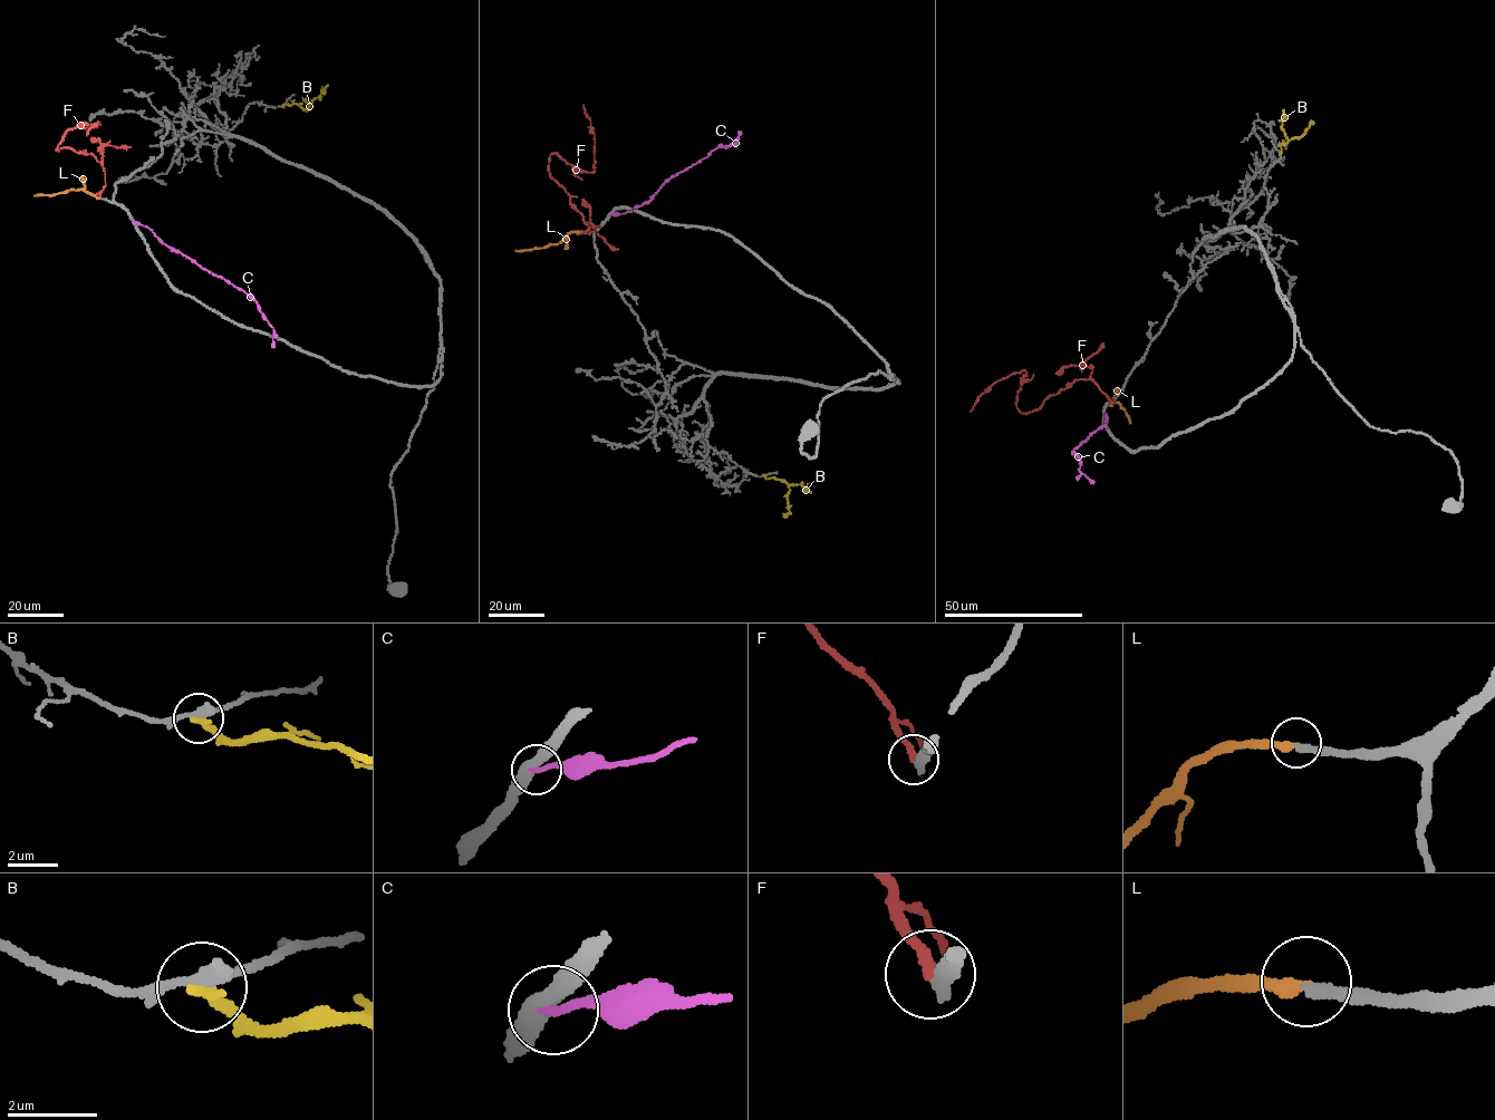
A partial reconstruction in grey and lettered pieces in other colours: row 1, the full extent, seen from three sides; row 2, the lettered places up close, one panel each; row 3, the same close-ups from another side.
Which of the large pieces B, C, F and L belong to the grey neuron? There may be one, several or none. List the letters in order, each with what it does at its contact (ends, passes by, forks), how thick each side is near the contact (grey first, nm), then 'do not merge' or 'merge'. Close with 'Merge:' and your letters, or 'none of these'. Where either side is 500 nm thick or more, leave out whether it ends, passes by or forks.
B: it ends | 320/320 nm | do not merge
C: it ends | 420/190 nm | do not merge
F: it ends | 320/240 nm | do not merge
L: it ends | 280/340 nm | merge
Merge: L

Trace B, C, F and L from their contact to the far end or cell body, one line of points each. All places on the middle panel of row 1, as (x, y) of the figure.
B: (763, 475), (787, 483), (790, 511), (782, 514)
C: (610, 214), (624, 213), (649, 201), (664, 183), (738, 137), (734, 144)
F: (581, 232), (590, 228), (549, 166), (549, 155), (557, 153), (568, 164), (594, 171), (595, 136), (582, 105)
L: (579, 231), (567, 233), (556, 244), (514, 250)

